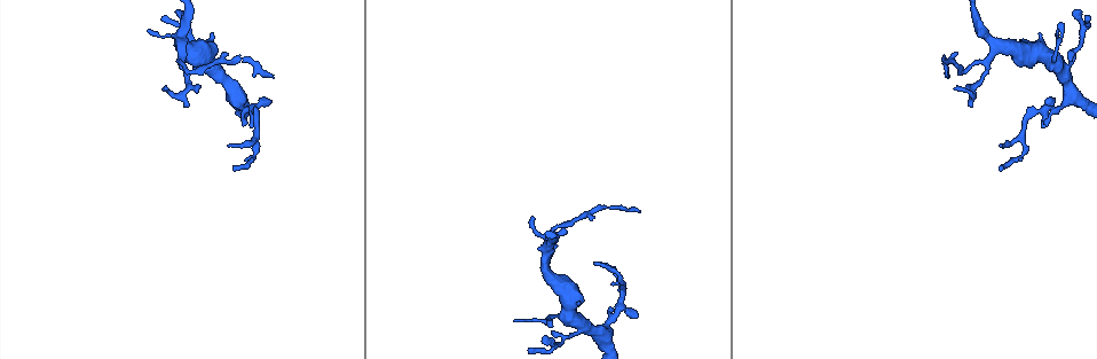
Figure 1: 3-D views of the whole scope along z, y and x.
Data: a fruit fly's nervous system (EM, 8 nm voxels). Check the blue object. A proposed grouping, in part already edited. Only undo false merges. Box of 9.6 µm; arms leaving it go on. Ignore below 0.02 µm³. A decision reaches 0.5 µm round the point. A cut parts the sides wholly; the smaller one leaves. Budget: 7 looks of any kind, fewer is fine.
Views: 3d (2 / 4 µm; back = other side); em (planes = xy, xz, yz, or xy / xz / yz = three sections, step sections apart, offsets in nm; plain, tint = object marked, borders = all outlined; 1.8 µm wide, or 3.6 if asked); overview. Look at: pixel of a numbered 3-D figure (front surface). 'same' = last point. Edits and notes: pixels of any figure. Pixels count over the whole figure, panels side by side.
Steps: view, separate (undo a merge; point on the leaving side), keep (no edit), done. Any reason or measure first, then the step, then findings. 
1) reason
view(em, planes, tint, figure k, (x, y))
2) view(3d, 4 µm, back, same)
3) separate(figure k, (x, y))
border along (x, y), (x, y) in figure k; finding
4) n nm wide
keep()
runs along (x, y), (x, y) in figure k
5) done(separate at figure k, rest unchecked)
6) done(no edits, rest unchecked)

sudden change in width
view(em, yz, step 8, tint, figure 1, (178, 49))

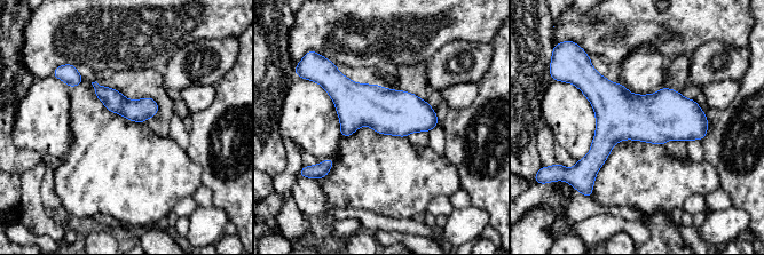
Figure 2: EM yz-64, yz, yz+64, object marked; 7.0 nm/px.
keep()
runs along (584, 86), (624, 116), (706, 125) in figure 2; continuous, no second cell

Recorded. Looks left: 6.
abrupt turn
view(em, xy, step 4, tint, figure 1, (213, 69))

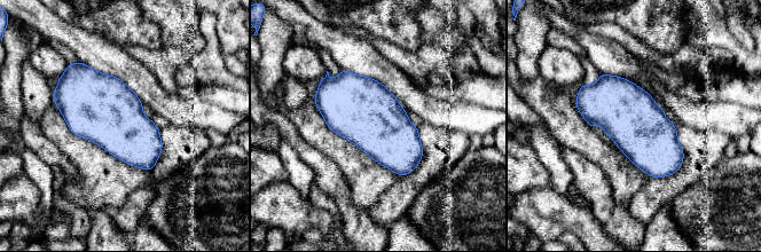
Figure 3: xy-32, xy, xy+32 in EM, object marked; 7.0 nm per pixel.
view(em, planes, tint, same)

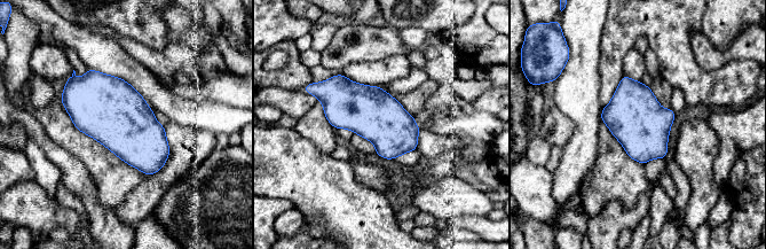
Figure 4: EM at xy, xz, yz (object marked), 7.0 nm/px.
keep()
one cell here

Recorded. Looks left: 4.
sharp bend
view(em, 3.6 µm, planes, tint, figure 1, (254, 111))

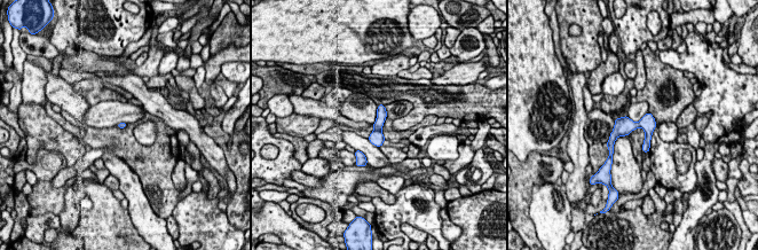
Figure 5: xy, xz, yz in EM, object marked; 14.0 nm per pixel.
keep()
runs along (649, 117), (625, 125), (610, 147) in figure 5; one cell here

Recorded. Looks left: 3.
done(no edits, rest unchecked)

